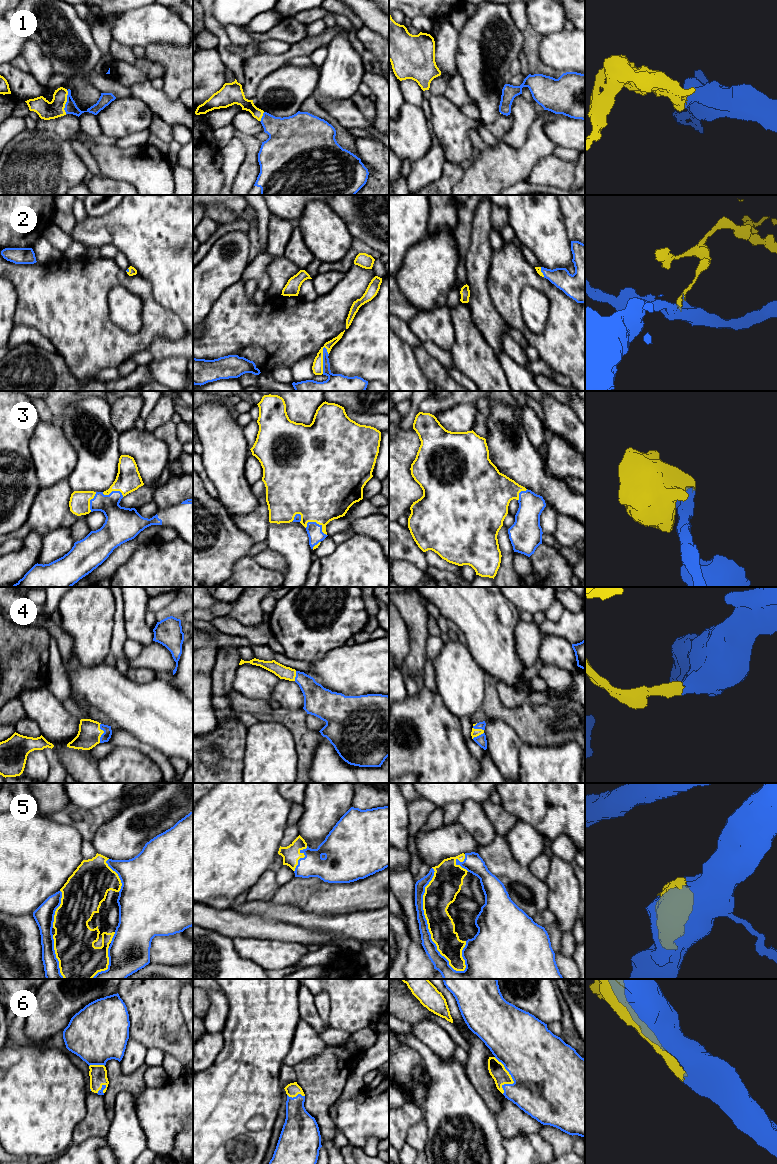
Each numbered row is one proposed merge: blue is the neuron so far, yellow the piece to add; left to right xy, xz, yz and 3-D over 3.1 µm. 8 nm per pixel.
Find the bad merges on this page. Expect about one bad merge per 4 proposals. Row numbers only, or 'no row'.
no row

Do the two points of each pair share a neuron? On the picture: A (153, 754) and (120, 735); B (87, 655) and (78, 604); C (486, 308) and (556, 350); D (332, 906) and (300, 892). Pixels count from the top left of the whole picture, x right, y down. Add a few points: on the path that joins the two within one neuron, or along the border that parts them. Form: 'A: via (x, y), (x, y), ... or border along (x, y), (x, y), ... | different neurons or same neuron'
A: via (145, 748), (128, 740) | same neuron
B: via (87, 642), (87, 617) | same neuron
C: border along (488, 295), (499, 316), (510, 327) | different neurons
D: via (324, 898), (308, 894) | same neuron

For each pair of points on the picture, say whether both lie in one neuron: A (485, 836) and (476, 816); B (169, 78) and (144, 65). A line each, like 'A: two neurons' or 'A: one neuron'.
A: one neuron
B: two neurons

